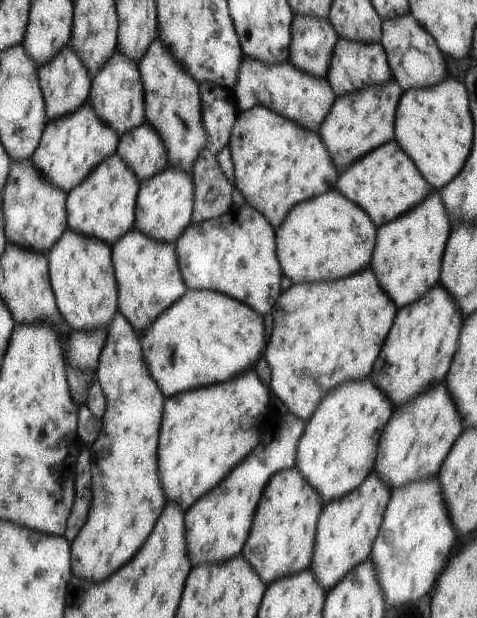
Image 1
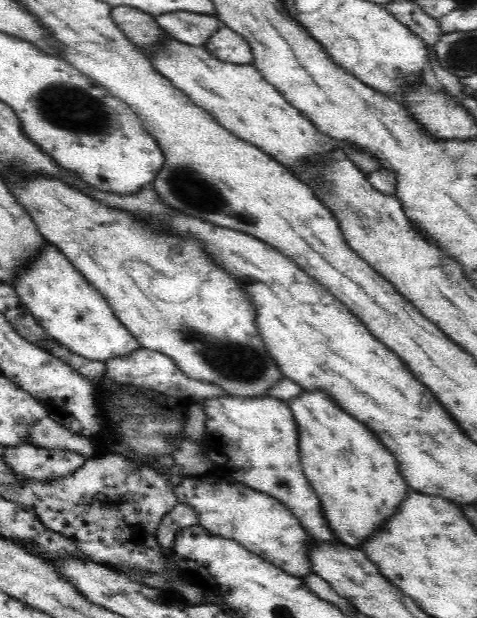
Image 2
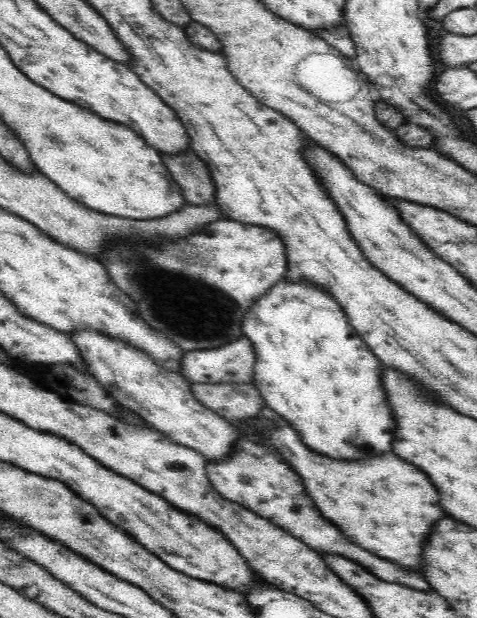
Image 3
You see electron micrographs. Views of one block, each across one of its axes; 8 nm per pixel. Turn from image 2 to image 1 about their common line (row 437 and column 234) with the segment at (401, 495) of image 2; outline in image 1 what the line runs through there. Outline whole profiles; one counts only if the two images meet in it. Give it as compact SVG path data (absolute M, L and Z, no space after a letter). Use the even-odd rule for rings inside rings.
M187 289L185 293L163 310L141 334L136 336L138 346L141 346L143 364L161 390L161 394L173 396L177 392L185 392L197 386L209 386L215 382L223 382L245 368L253 366L253 362L261 356L265 340L263 340L263 320L245 304L208 289Z

